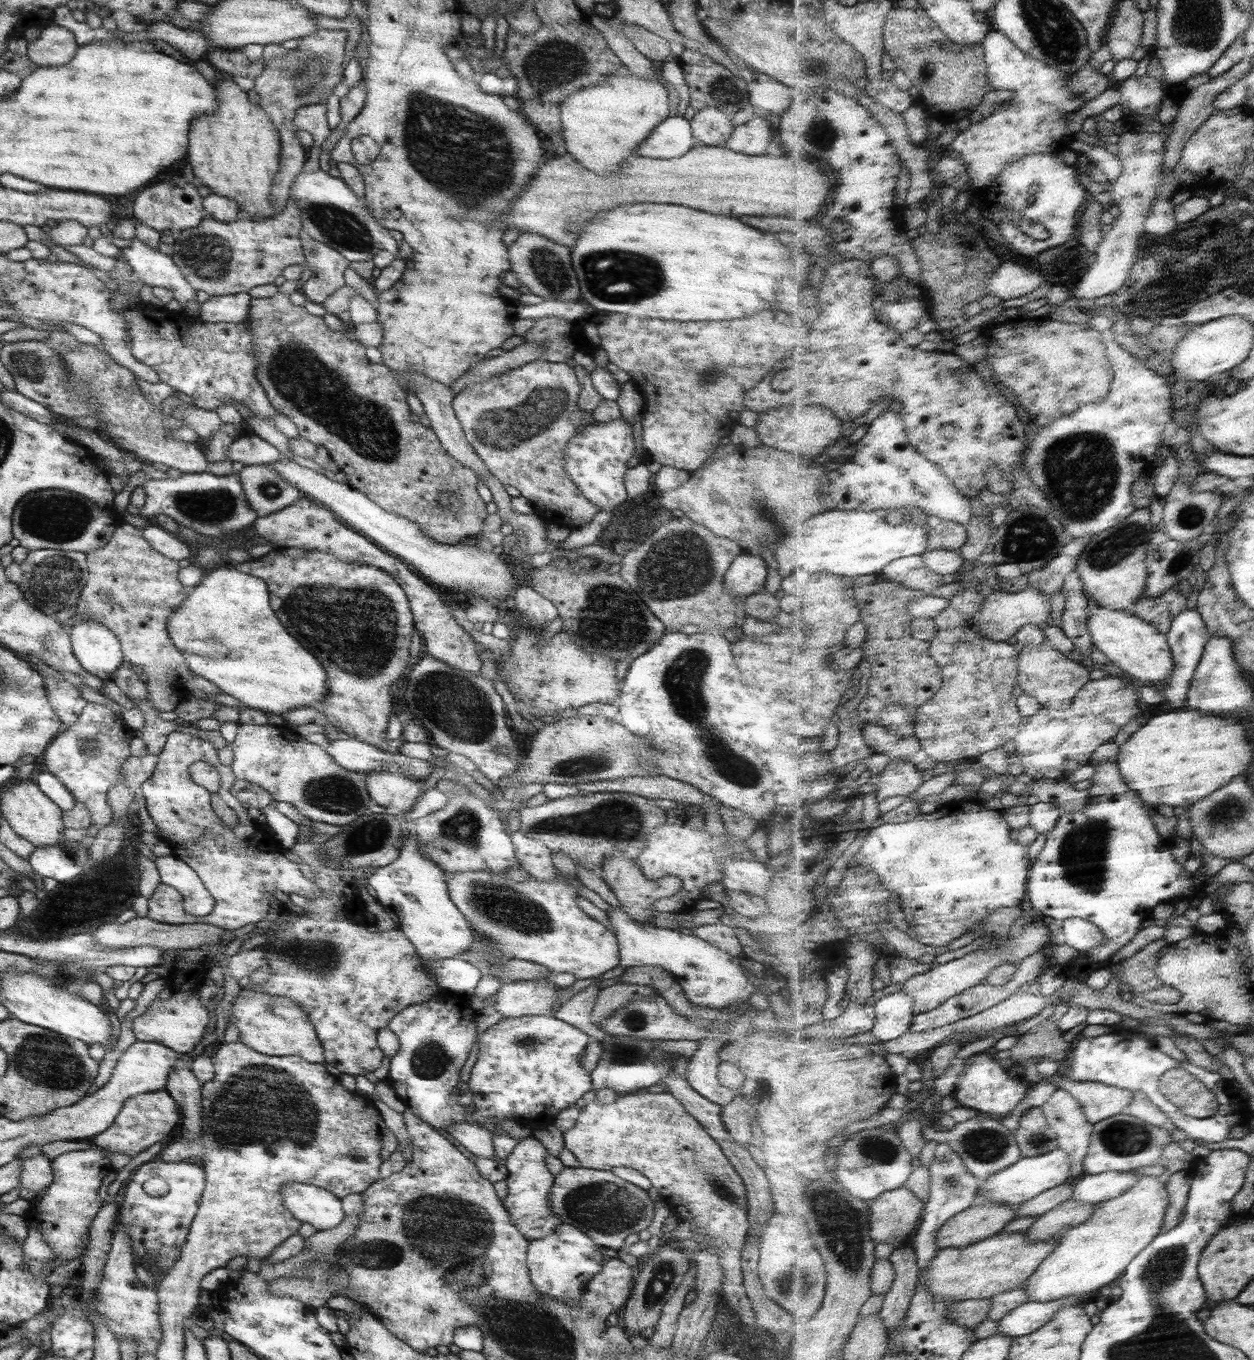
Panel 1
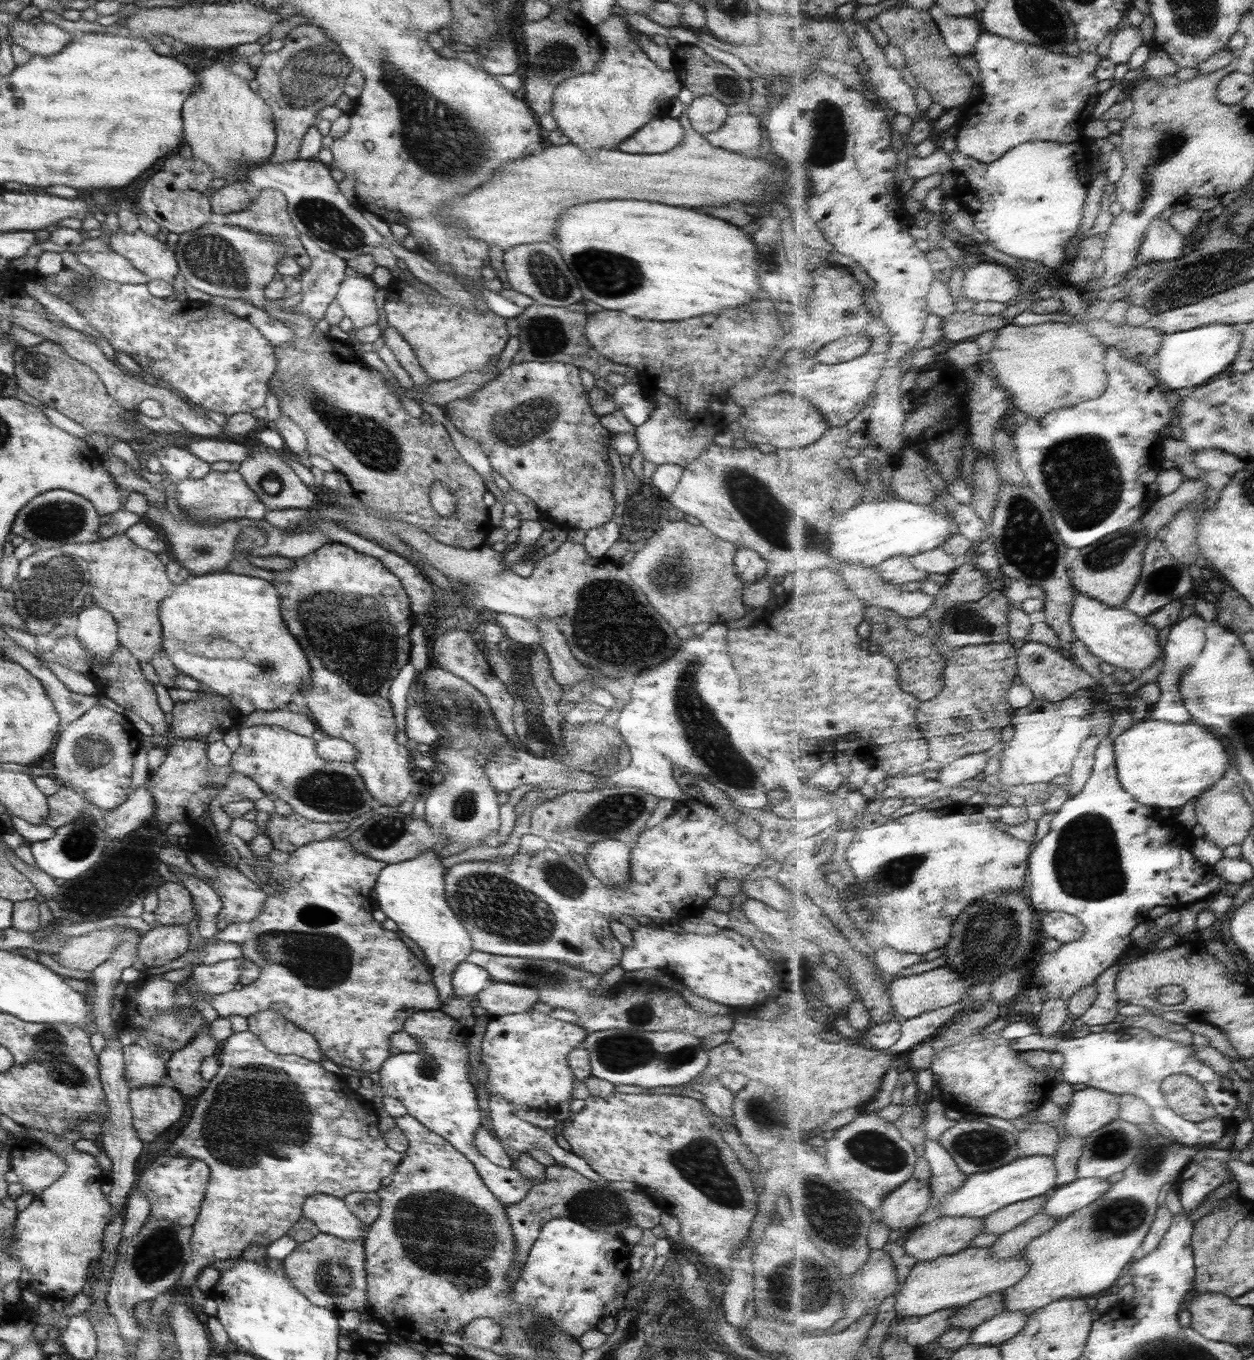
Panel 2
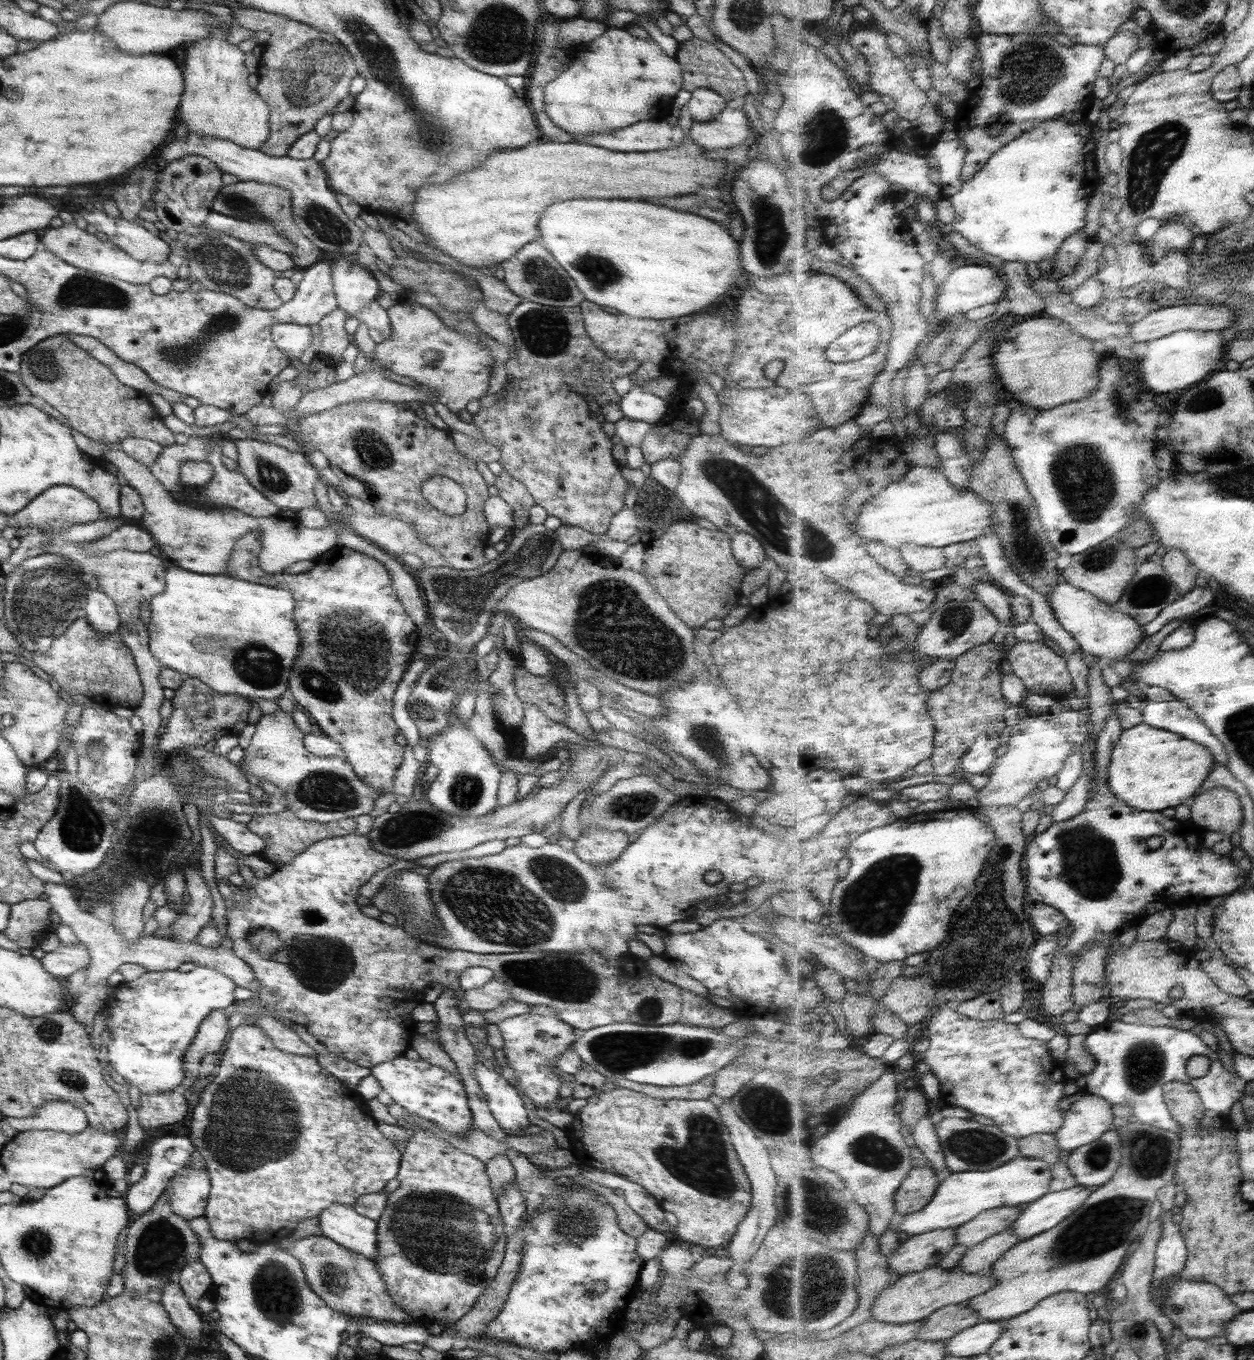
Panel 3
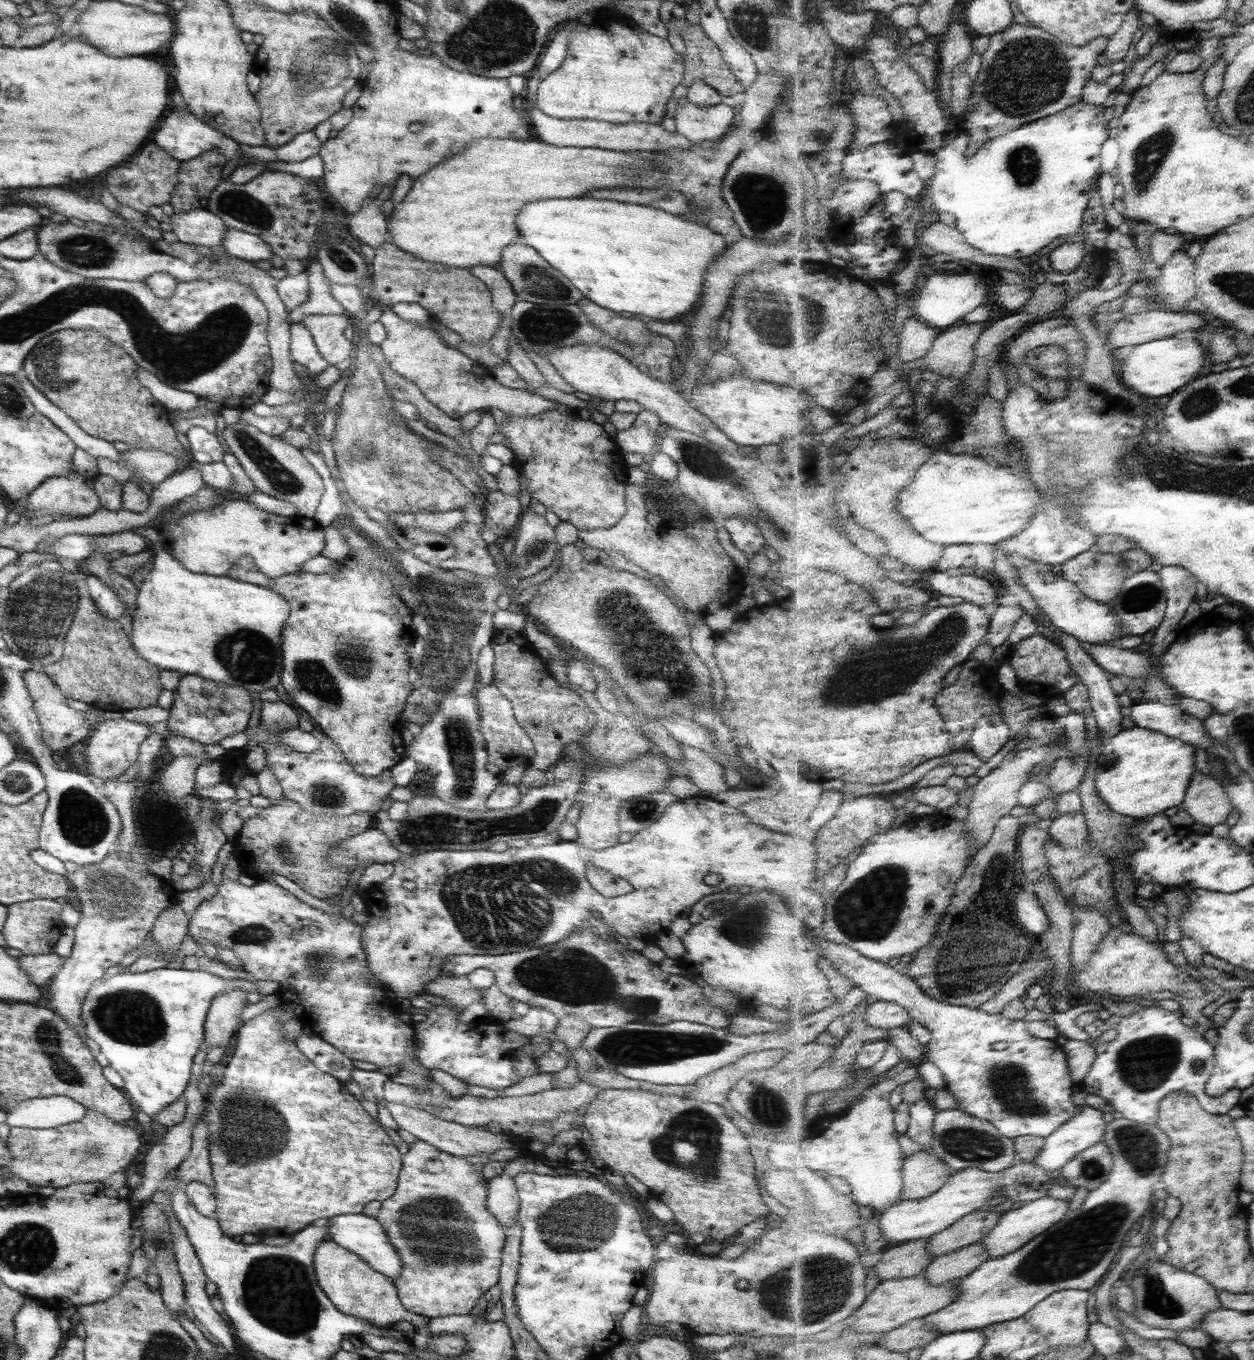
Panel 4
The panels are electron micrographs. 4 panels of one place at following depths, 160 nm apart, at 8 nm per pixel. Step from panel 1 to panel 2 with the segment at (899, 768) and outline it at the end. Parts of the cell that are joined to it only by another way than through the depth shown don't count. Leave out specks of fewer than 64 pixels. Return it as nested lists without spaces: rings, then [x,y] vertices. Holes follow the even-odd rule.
[[[899,773],[887,776],[886,787],[876,798],[867,803],[865,812],[875,814],[883,806],[885,798],[921,798],[929,796],[937,798],[951,797],[953,786],[941,784],[939,779],[927,779],[921,773],[913,776]]]

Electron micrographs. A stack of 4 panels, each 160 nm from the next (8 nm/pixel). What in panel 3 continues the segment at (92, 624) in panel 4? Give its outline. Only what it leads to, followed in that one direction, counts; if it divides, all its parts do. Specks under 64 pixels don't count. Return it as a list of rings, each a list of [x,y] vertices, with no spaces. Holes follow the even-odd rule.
[[[81,614],[59,638],[53,640],[49,651],[43,654],[32,652],[28,657],[49,676],[52,685],[66,699],[80,694],[108,711],[117,707],[134,710],[141,701],[140,678],[133,657],[121,644],[119,634],[97,635]]]

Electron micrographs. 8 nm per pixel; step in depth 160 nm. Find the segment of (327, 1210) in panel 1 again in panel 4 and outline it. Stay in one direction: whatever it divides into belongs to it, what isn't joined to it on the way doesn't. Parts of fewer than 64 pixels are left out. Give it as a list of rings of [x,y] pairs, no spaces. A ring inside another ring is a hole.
[[[340,1214],[328,1218],[325,1227],[327,1239],[338,1244],[341,1250],[356,1254],[364,1260],[373,1270],[388,1276],[391,1280],[396,1279],[400,1271],[401,1263],[393,1245],[389,1242],[384,1228],[377,1222],[374,1216],[359,1214]]]

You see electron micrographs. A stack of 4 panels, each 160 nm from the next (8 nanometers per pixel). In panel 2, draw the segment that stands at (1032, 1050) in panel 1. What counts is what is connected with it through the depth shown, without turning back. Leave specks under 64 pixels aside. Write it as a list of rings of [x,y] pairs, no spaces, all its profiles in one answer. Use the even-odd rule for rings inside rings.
[[[1047,997],[1042,1005],[1042,1010],[1036,1021],[1036,1027],[1040,1034],[1045,1036],[1065,1034],[1064,1028],[1071,1021],[1068,1001],[1062,998]]]

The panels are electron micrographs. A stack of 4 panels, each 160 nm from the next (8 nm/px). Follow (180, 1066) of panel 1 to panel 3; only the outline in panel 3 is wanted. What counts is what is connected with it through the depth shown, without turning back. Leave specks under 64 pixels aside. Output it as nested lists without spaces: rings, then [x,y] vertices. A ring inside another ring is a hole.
[[[212,1010],[197,1027],[196,1035],[189,1048],[183,1052],[183,1073],[191,1079],[197,1079],[201,1058],[210,1053],[218,1053],[223,1048],[227,1032],[227,1017],[222,1010]]]

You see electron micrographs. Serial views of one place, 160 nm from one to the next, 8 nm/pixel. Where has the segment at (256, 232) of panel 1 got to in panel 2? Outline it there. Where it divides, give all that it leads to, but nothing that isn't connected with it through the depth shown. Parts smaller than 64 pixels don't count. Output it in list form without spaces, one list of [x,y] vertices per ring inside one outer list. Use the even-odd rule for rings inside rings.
[[[212,220],[200,228],[179,235],[172,251],[184,284],[210,297],[243,299],[263,310],[269,301],[275,301],[279,308],[293,308],[301,301],[299,292],[283,300],[266,300],[263,296],[262,290],[275,276],[277,262],[288,256],[285,247],[272,238]]]

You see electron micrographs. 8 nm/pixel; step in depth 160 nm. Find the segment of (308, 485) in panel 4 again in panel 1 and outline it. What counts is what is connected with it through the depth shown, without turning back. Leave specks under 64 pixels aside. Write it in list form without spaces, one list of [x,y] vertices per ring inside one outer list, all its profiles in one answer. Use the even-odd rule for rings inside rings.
[[[244,465],[235,475],[249,508],[258,517],[288,507],[302,496],[268,465]]]

